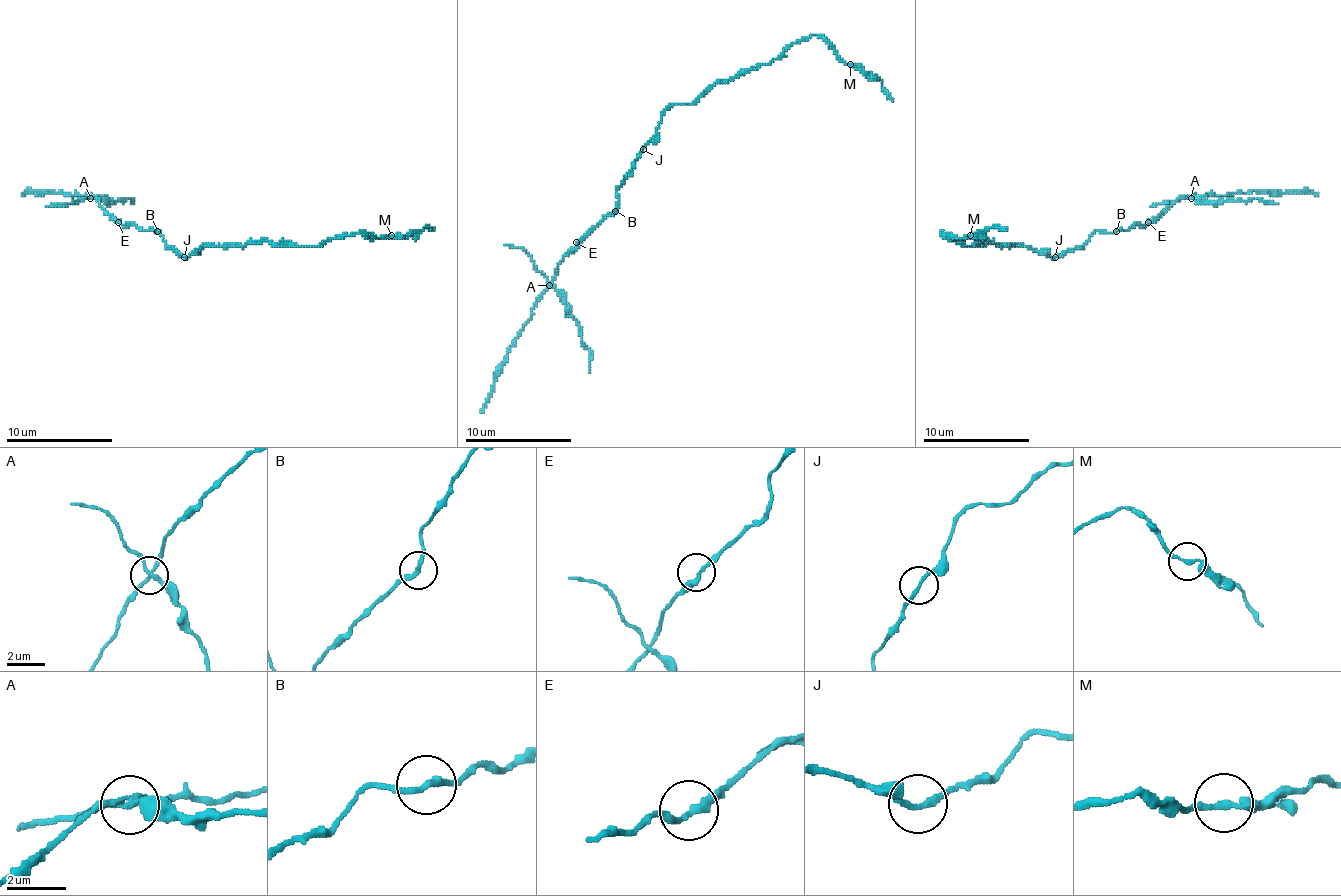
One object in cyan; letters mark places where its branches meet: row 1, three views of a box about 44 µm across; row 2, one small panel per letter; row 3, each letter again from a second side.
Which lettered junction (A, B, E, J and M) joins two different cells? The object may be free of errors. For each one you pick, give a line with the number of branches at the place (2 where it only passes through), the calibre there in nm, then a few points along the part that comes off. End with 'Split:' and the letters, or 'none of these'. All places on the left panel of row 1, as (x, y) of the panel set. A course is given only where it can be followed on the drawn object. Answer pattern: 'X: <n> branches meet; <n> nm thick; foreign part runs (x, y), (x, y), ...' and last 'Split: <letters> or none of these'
A: 4 branches meet; 200 nm thick; foreign part runs (91, 198), (118, 201), (131, 198), (131, 204)
Split: A

